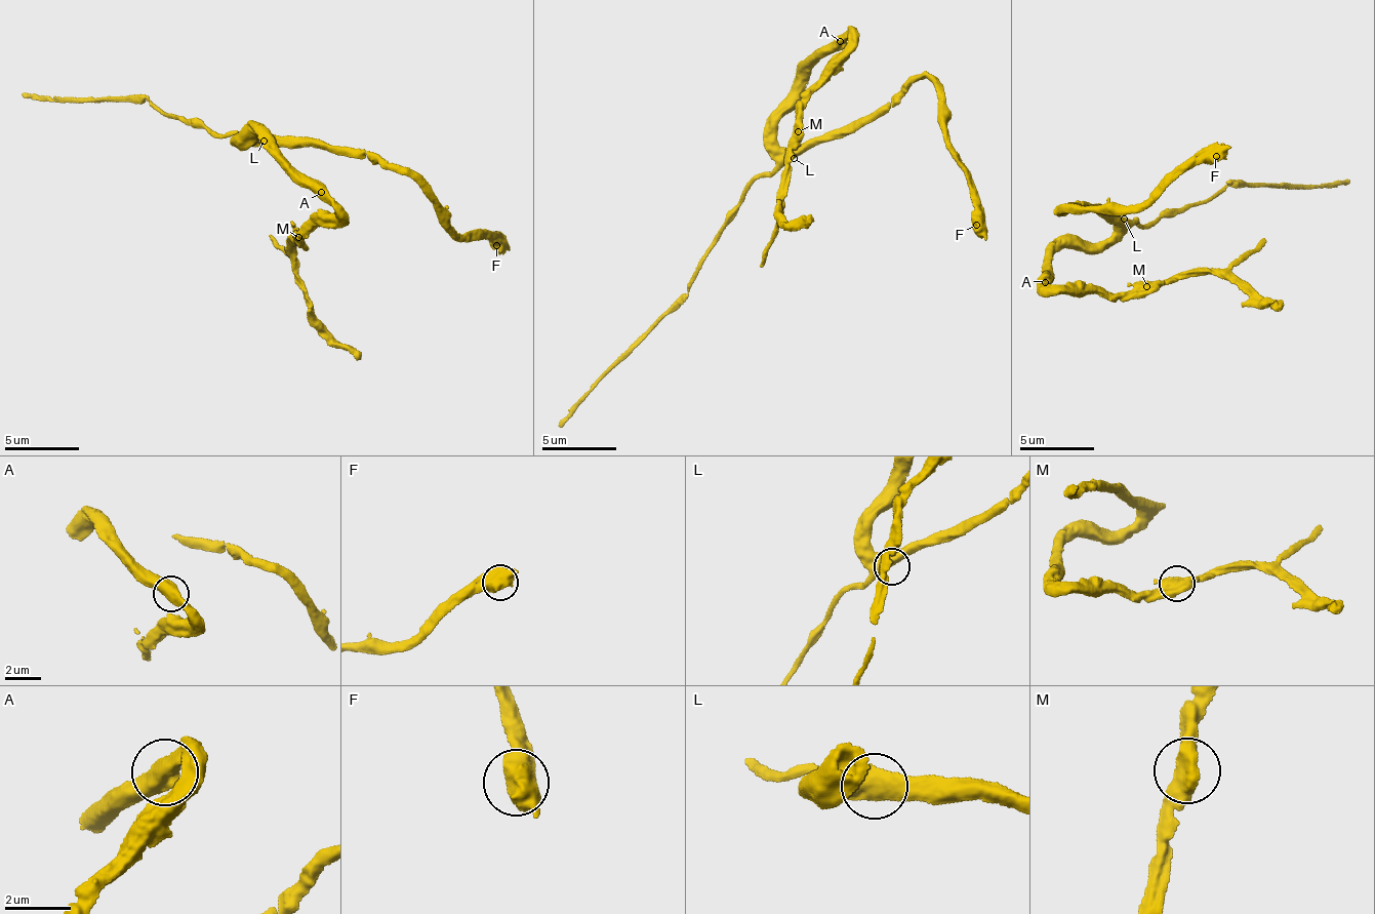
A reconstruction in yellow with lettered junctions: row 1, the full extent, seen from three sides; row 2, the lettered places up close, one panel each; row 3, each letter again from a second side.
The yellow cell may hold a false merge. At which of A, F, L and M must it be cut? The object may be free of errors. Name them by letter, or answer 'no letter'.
M

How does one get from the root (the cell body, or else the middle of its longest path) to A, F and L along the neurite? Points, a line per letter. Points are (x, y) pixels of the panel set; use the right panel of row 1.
A: (1078, 245), (1054, 252), (1052, 266), (1042, 281), (1045, 282)
F: (1078, 245), (1102, 242), (1115, 227), (1109, 215), (1097, 202), (1058, 206), (1148, 202), (1167, 179), (1216, 156)
L: (1078, 245), (1109, 241), (1124, 219)

